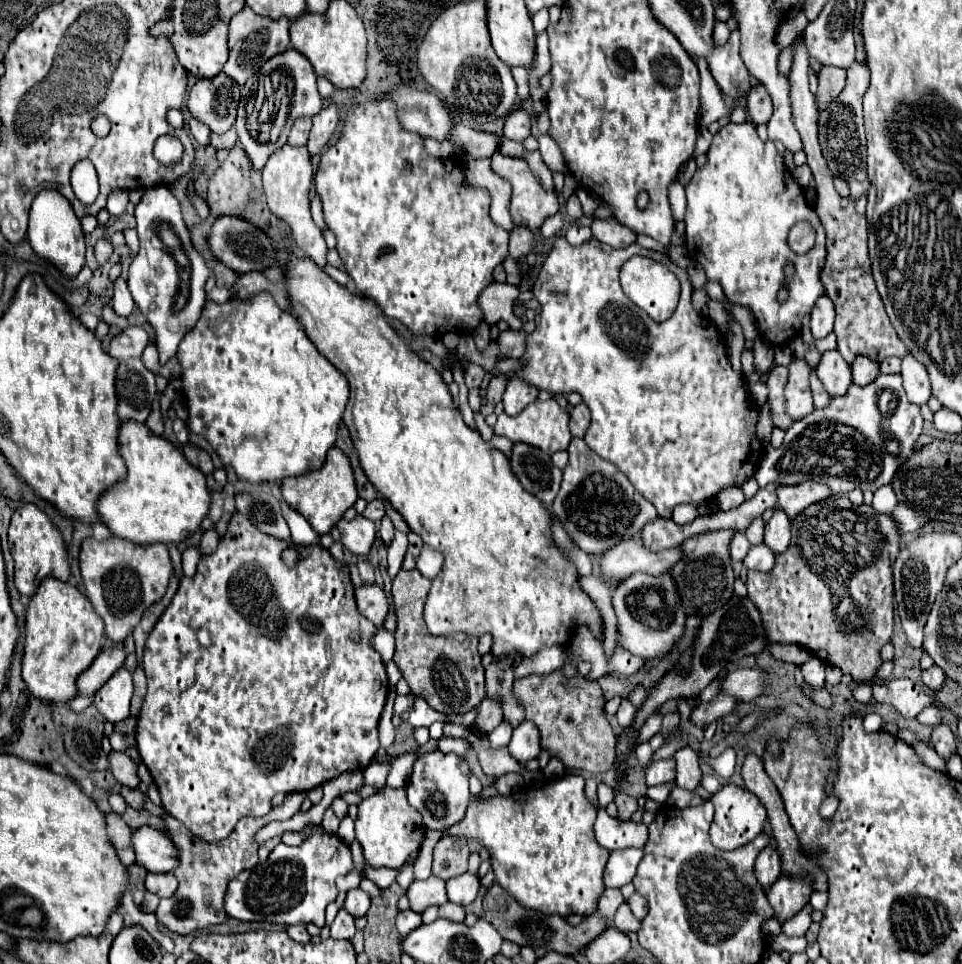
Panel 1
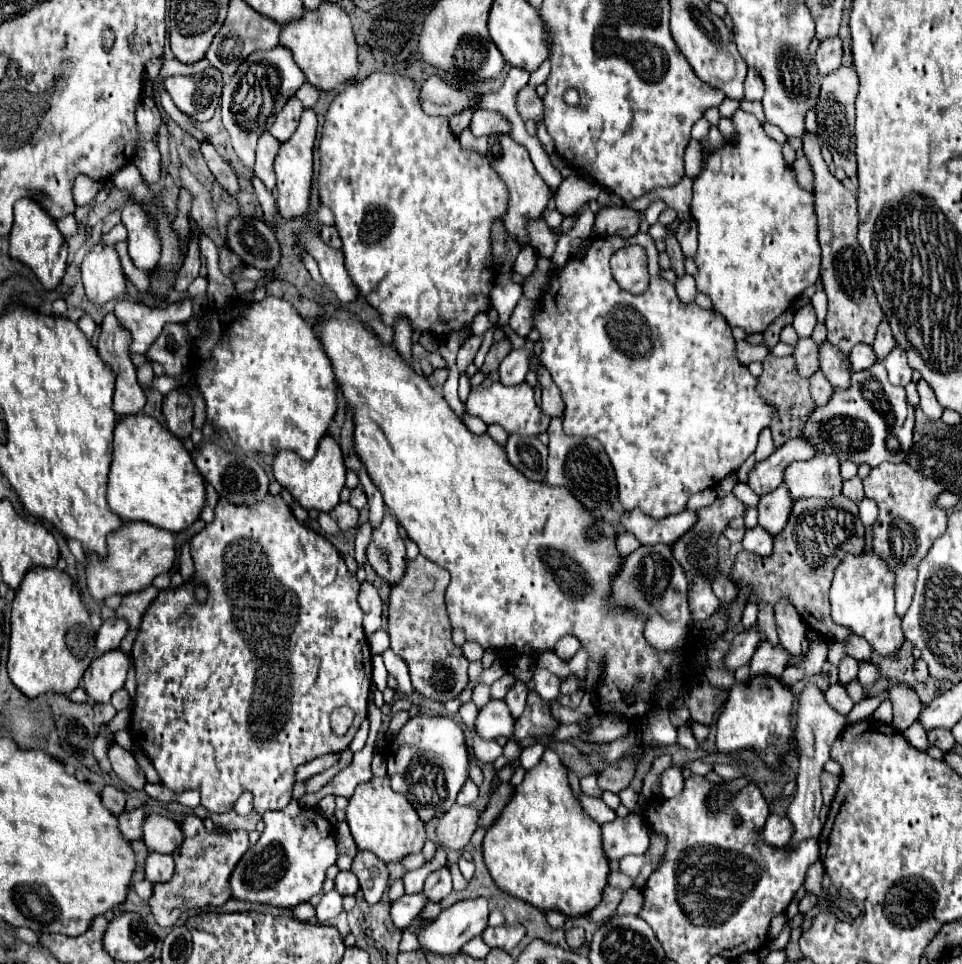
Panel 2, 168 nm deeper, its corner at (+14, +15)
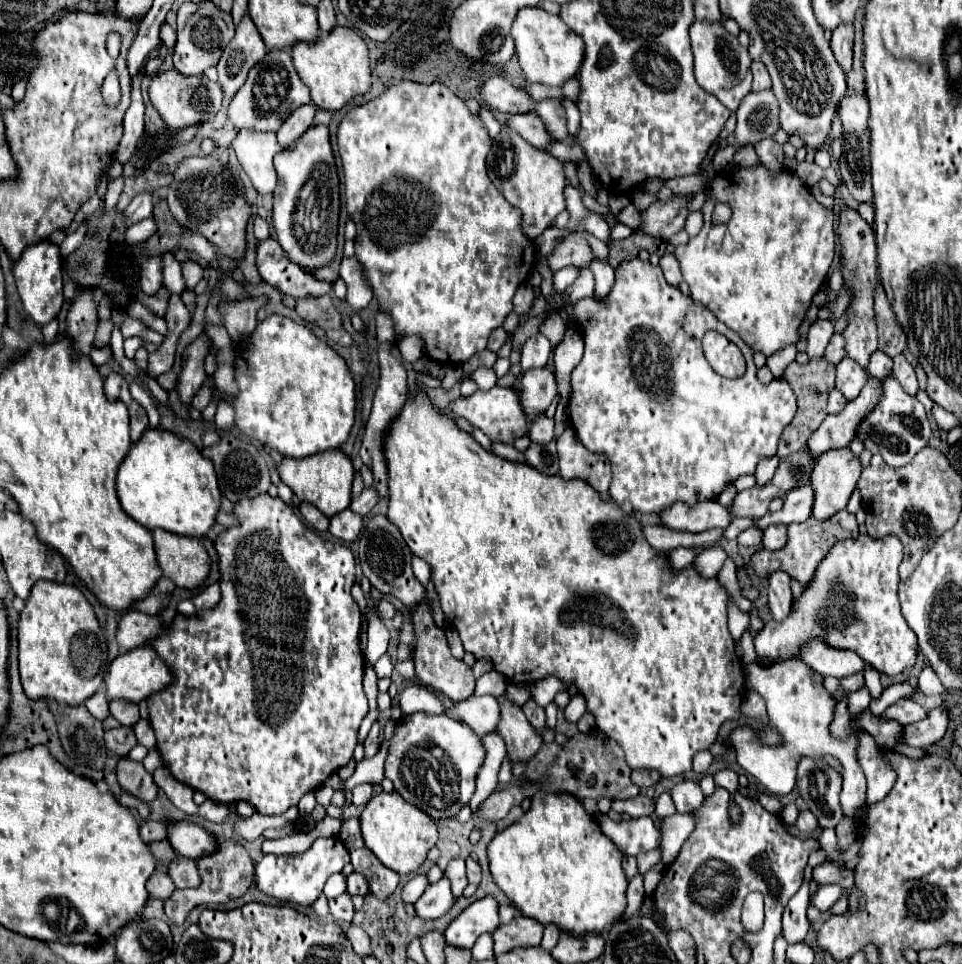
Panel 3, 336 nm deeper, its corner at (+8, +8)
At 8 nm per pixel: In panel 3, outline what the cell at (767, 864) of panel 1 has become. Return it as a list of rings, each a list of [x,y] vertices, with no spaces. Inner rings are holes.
[[[802,811],[796,819],[796,825],[794,825],[800,833],[804,835],[810,835],[814,829],[818,829],[818,821],[814,819],[814,815],[810,811]]]

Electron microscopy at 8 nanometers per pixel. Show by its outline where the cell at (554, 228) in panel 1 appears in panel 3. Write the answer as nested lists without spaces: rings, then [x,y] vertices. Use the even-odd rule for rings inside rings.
[[[598,257],[588,265],[588,269],[592,271],[592,275],[594,275],[594,281],[596,281],[596,295],[598,297],[604,297],[608,291],[610,291],[610,287],[612,287],[612,283],[614,283],[614,269],[612,269],[612,265],[608,263],[608,261],[600,261]]]

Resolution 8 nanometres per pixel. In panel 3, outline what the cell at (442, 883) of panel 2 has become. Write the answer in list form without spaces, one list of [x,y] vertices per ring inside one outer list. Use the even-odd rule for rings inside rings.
[[[452,859],[448,863],[444,875],[452,883],[452,895],[454,897],[462,897],[462,891],[468,885],[468,881],[466,881],[466,869],[464,869],[464,859]]]

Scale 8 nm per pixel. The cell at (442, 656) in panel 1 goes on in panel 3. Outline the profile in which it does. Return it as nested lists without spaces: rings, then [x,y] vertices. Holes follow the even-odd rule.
[[[428,597],[422,603],[418,603],[416,607],[412,607],[410,623],[414,627],[414,641],[416,641],[414,651],[412,651],[412,661],[416,667],[416,679],[420,681],[420,685],[438,691],[442,697],[450,699],[452,703],[460,703],[462,699],[472,697],[474,685],[476,685],[476,677],[472,673],[472,667],[468,667],[464,661],[456,659],[450,653],[444,629],[436,627],[436,623],[434,623],[432,603]]]

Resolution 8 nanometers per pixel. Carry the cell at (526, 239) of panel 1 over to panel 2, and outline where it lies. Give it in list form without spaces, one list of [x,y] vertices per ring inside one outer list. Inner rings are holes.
[[[534,220],[528,224],[528,232],[530,232],[530,246],[536,248],[540,256],[552,258],[558,242],[554,230],[544,220]]]

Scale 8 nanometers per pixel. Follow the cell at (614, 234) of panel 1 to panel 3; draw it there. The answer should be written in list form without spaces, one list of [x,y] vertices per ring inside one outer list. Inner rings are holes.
[[[674,197],[672,201],[654,201],[646,211],[642,211],[642,225],[636,229],[640,233],[652,235],[656,239],[670,241],[678,231],[682,231],[686,221],[686,201],[690,197]]]

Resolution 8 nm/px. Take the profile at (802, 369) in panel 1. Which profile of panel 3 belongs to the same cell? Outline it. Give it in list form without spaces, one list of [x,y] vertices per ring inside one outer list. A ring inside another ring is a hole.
[[[836,333],[836,335],[832,335],[832,339],[830,339],[828,347],[826,347],[824,359],[826,359],[828,363],[836,365],[844,355],[846,355],[846,351],[844,351],[844,339],[842,339],[840,333]]]

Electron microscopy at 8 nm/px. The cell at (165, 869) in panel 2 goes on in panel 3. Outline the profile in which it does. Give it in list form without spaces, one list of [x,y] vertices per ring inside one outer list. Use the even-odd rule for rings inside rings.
[[[176,857],[168,867],[168,877],[174,881],[176,889],[188,889],[196,887],[200,883],[200,875],[196,869],[196,861]]]

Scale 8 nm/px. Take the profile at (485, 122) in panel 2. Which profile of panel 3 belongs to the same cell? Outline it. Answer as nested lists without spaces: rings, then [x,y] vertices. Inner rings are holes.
[[[534,113],[510,115],[504,125],[508,129],[516,131],[522,139],[526,139],[534,147],[542,147],[544,149],[548,145],[548,141],[550,141],[550,135],[546,133],[546,129],[542,129],[542,121]]]

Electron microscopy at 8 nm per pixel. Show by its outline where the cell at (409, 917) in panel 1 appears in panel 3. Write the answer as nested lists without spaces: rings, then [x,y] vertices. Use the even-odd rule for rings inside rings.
[[[442,877],[438,883],[432,883],[428,891],[416,901],[416,915],[422,919],[438,919],[454,905],[454,897],[450,893],[450,883]]]

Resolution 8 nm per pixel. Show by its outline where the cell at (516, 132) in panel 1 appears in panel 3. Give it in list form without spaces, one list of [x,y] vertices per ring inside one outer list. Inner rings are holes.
[[[542,99],[536,105],[536,113],[542,119],[548,135],[552,139],[564,141],[568,137],[568,129],[566,129],[566,113],[560,105],[558,99]]]

